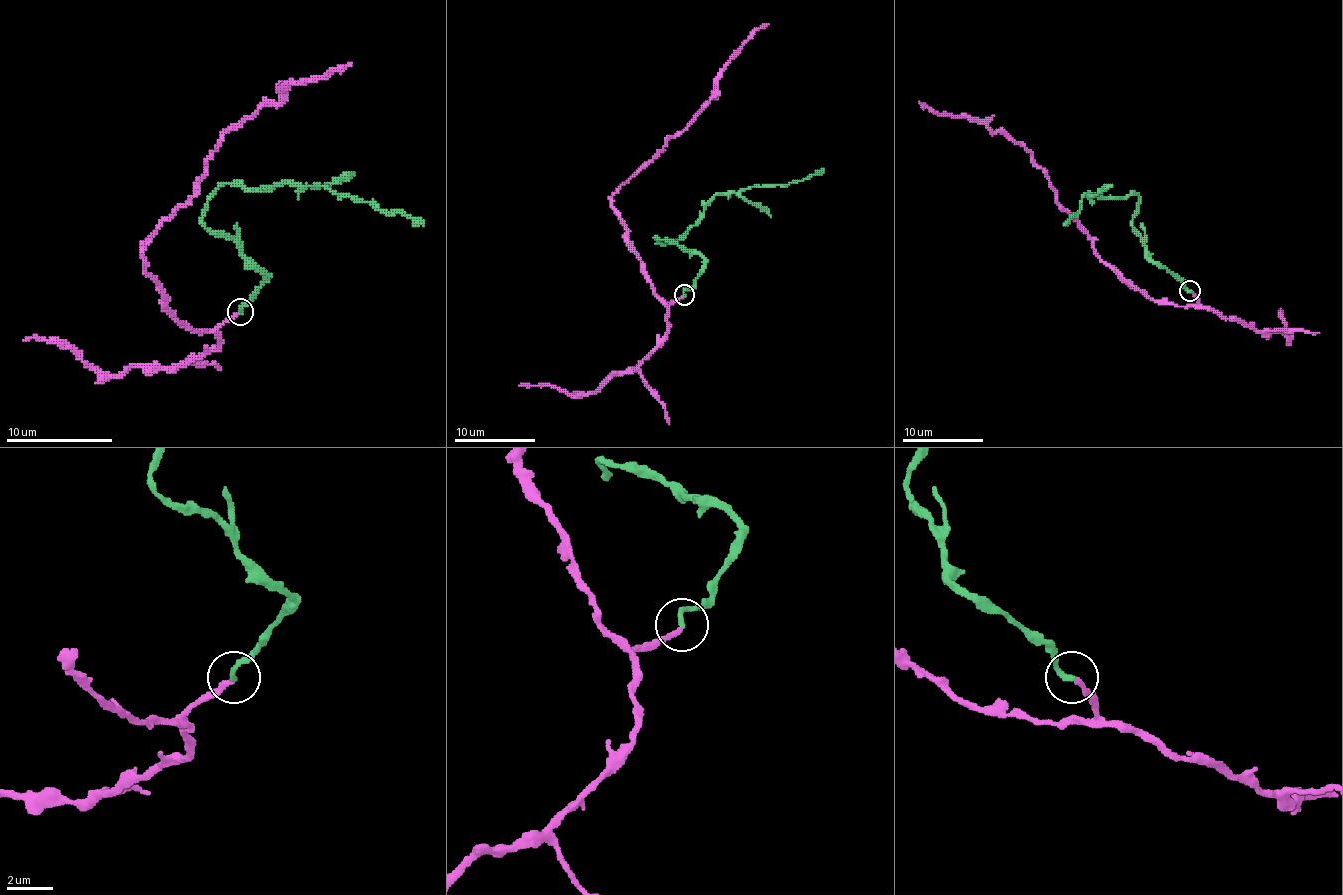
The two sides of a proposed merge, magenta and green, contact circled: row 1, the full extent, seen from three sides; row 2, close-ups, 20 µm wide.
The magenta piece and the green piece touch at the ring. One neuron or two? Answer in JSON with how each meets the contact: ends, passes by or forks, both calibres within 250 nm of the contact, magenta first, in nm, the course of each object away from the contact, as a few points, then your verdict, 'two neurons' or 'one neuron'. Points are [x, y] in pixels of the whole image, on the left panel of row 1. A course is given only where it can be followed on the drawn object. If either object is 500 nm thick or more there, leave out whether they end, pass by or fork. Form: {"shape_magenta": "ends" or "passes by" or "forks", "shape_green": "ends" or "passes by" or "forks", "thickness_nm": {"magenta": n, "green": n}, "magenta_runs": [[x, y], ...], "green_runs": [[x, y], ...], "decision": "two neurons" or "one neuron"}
{"shape_magenta": "ends", "shape_green": "ends", "thickness_nm": {"magenta": 200, "green": 240}, "magenta_runs": [[239, 311], [213, 330], [189, 330], [146, 271], [143, 244], [194, 194], [229, 130], [290, 84], [351, 63]], "green_runs": [[239, 311], [266, 276], [229, 236], [205, 226], [202, 212], [221, 186], [327, 186], [423, 226]], "decision": "one neuron"}

